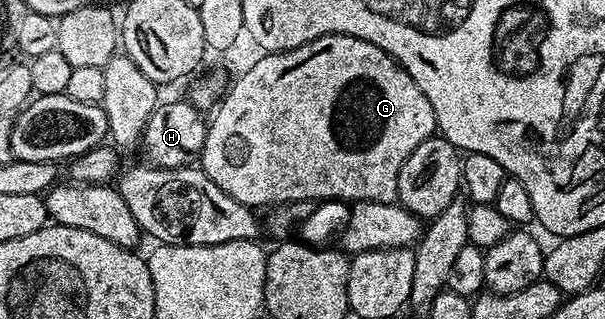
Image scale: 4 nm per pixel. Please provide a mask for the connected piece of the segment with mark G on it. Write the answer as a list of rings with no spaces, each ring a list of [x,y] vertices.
[[[323,35],[314,41],[310,41],[306,45],[298,45],[289,51],[264,53],[259,57],[261,59],[258,60],[249,71],[244,71],[237,77],[236,84],[234,84],[233,87],[231,84],[231,86],[225,90],[218,106],[215,108],[214,114],[211,116],[213,119],[210,119],[208,123],[206,141],[198,156],[199,166],[207,173],[208,179],[214,181],[214,185],[218,185],[218,189],[222,189],[222,193],[230,193],[230,197],[234,197],[234,201],[238,201],[242,205],[253,209],[267,209],[278,203],[303,203],[305,201],[323,201],[326,199],[342,199],[351,201],[352,203],[361,203],[362,201],[378,201],[379,203],[397,202],[396,186],[398,185],[398,173],[402,173],[402,165],[406,161],[406,157],[410,157],[410,153],[414,153],[414,149],[418,149],[418,145],[422,145],[422,141],[431,139],[433,135],[437,134],[434,109],[430,105],[430,101],[426,101],[426,93],[422,93],[422,89],[418,89],[418,85],[414,85],[414,77],[410,77],[410,73],[406,73],[404,68],[401,67],[396,60],[388,56],[386,52],[382,49],[378,49],[378,45],[374,45],[370,41],[362,41],[353,35]]]

